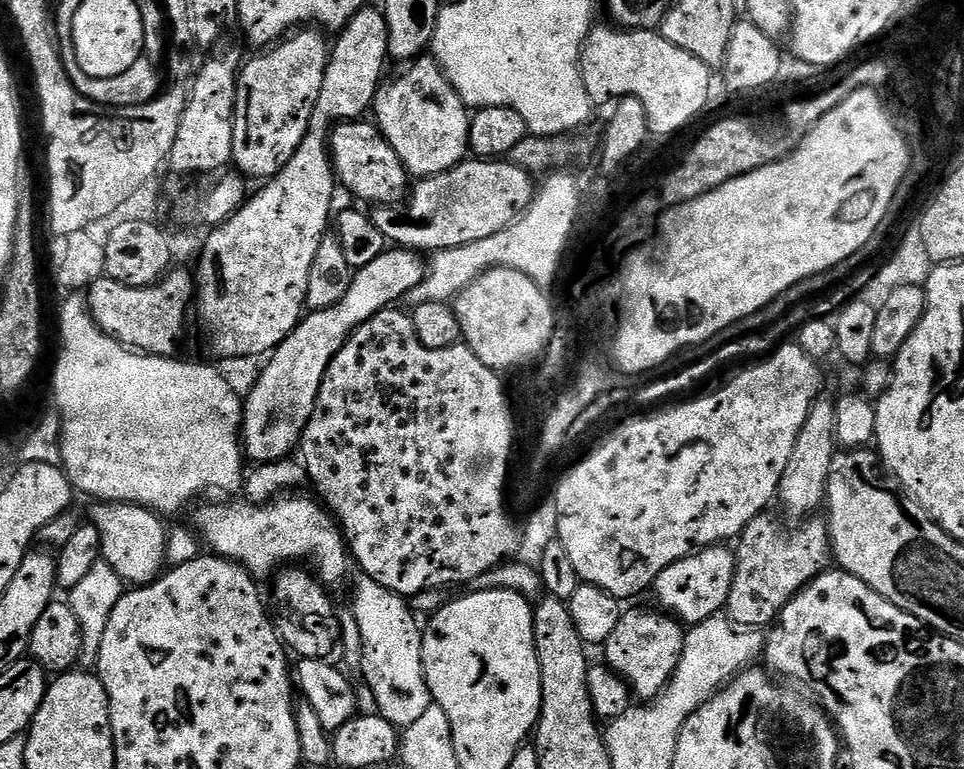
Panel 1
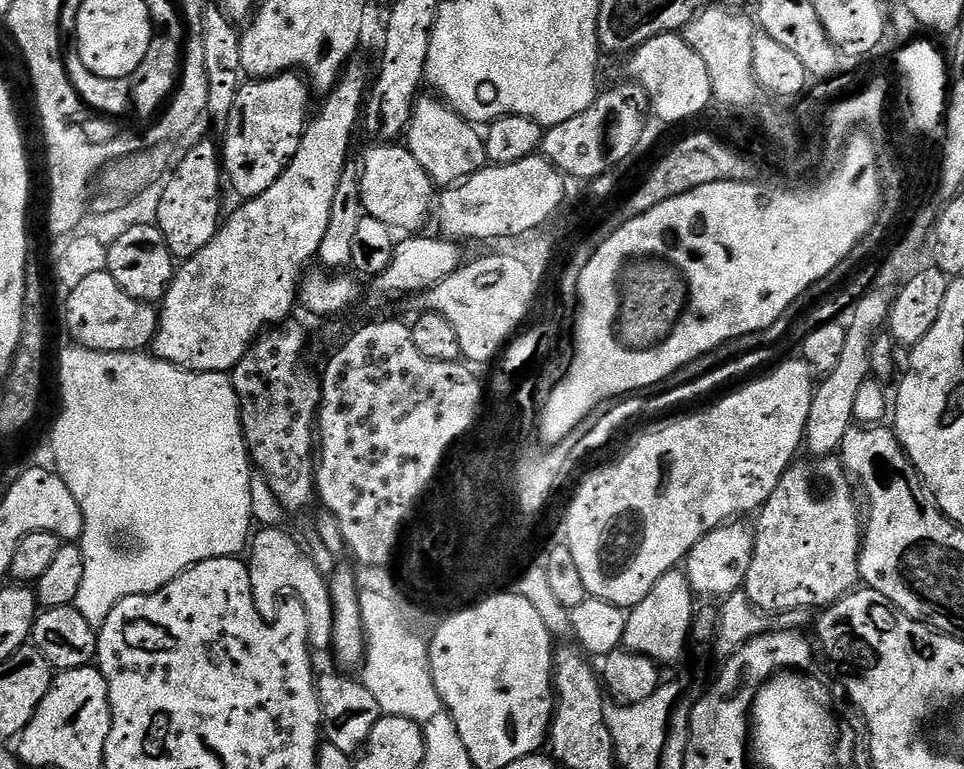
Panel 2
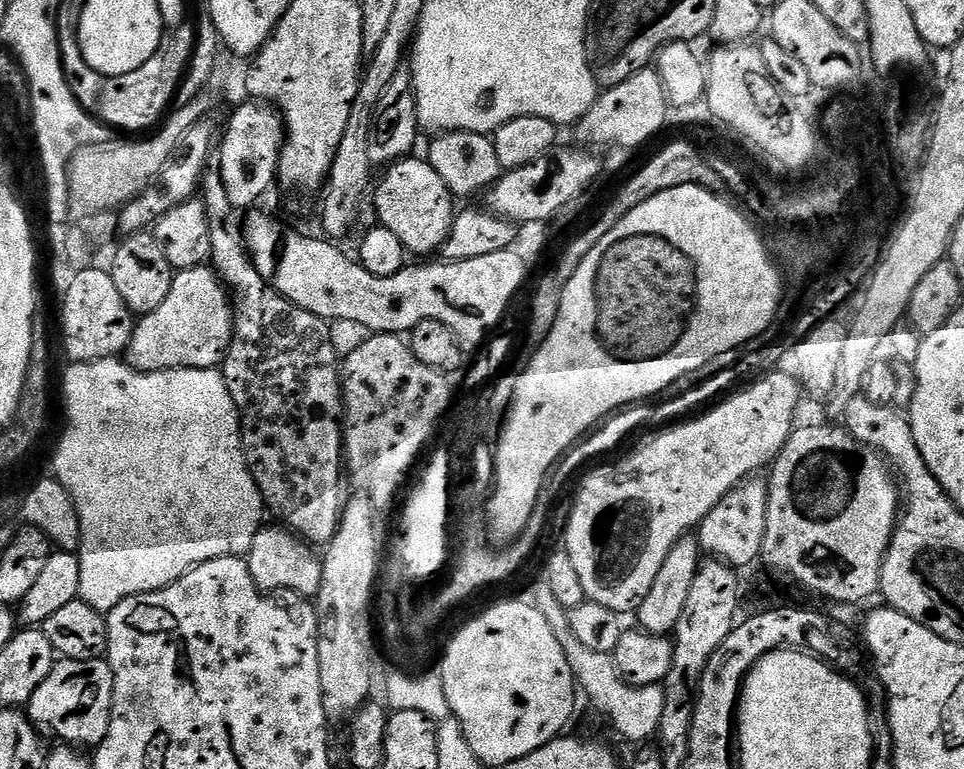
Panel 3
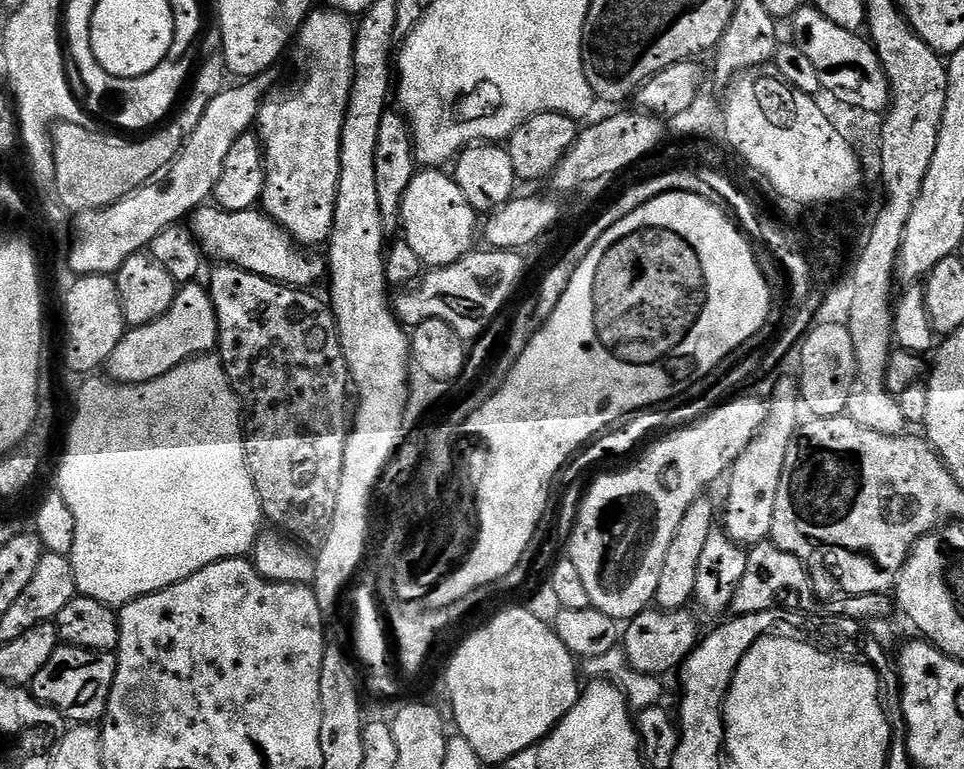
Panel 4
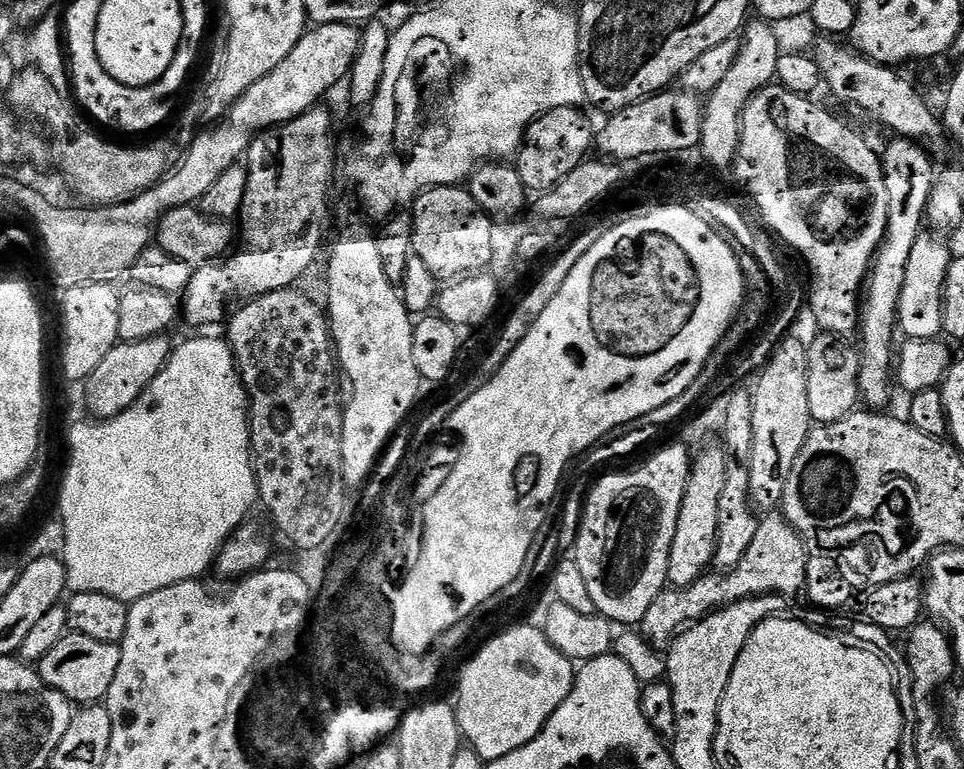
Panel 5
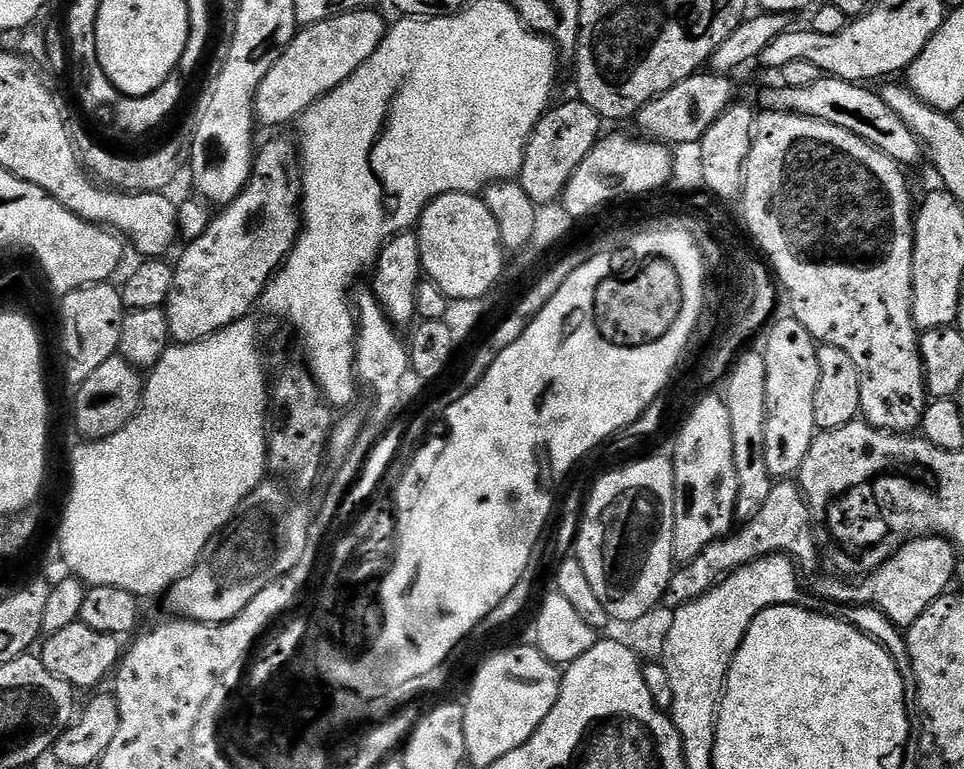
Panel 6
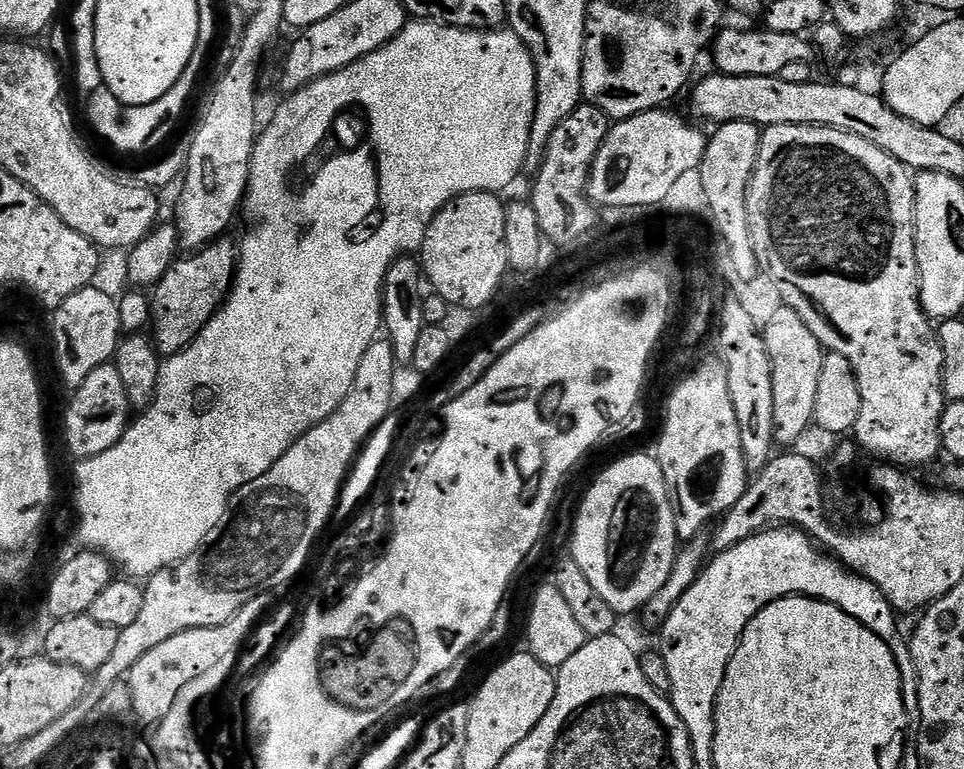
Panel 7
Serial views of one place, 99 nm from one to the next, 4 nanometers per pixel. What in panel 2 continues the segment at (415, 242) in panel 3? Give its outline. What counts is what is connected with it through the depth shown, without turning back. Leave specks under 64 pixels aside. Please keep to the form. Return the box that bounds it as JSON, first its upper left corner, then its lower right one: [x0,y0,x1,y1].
[358,143,434,234]

